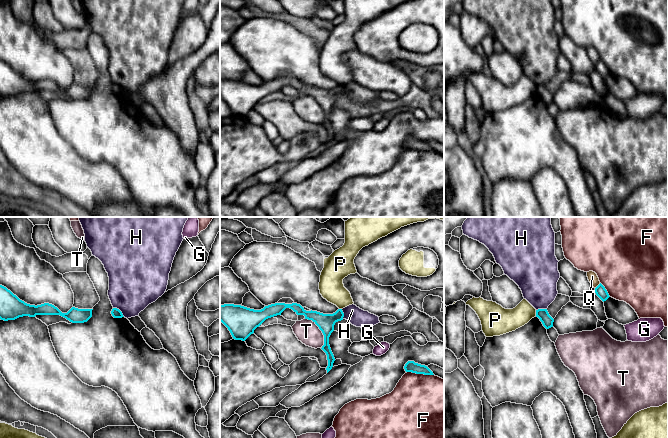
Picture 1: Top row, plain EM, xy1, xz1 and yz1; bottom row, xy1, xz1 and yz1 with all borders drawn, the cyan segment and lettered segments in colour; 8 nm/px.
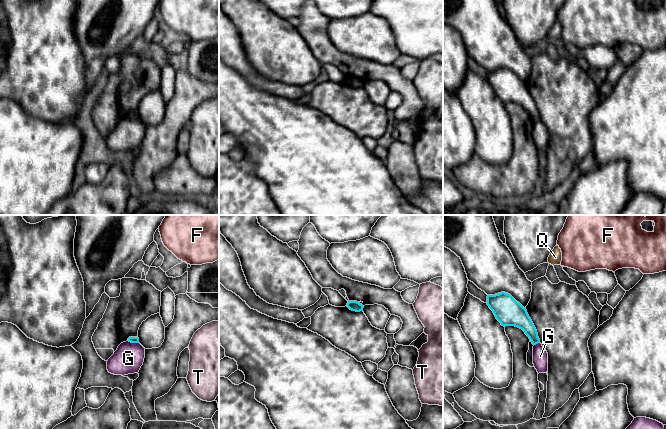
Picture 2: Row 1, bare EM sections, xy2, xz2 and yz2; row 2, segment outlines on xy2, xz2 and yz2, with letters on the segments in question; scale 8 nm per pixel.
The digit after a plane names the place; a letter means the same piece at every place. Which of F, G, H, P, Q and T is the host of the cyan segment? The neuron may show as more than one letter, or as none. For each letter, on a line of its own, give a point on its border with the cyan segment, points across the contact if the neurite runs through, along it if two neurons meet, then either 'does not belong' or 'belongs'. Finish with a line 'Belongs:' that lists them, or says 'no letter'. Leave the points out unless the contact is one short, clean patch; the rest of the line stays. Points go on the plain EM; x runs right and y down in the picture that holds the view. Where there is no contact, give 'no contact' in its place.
F: contact xz1 (420, 149); does not belong
G: contact yz2 (536, 119); way yz2 (519, 93), (529, 104), (536, 119), (540, 132); belongs
H: contact xy1 (119, 86); border xy1 (113, 83), (116, 83), (124, 92); does not belong
P: contact yz1 (536, 89); does not belong
Q: contact yz1 (597, 62); does not belong
T: contact xz1 (321, 106); border xz1 (305, 94), (310, 95), (321, 107), (321, 124); does not belong
Belongs: G

